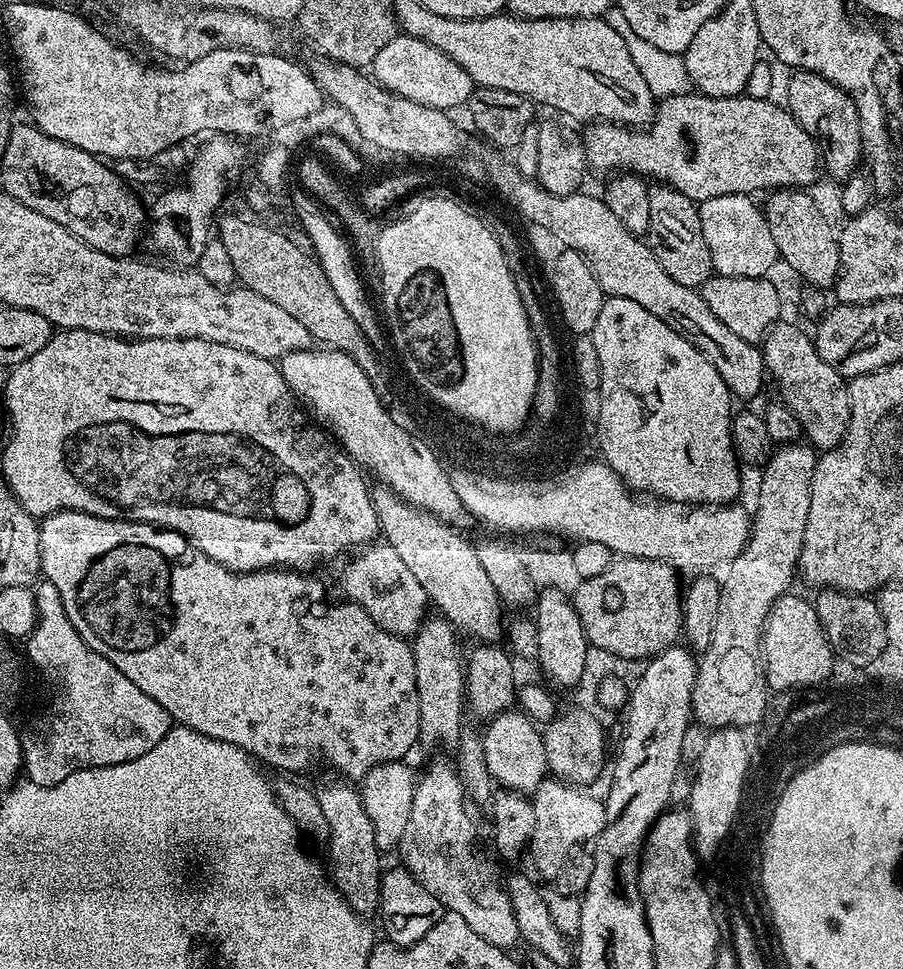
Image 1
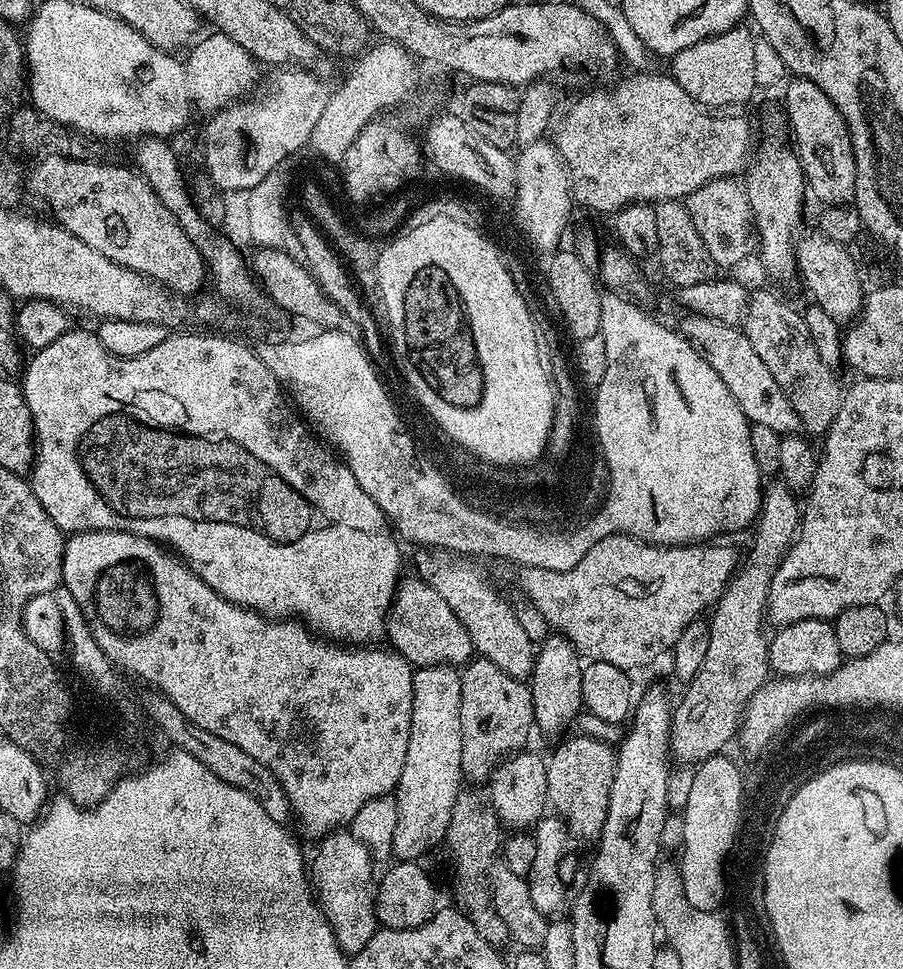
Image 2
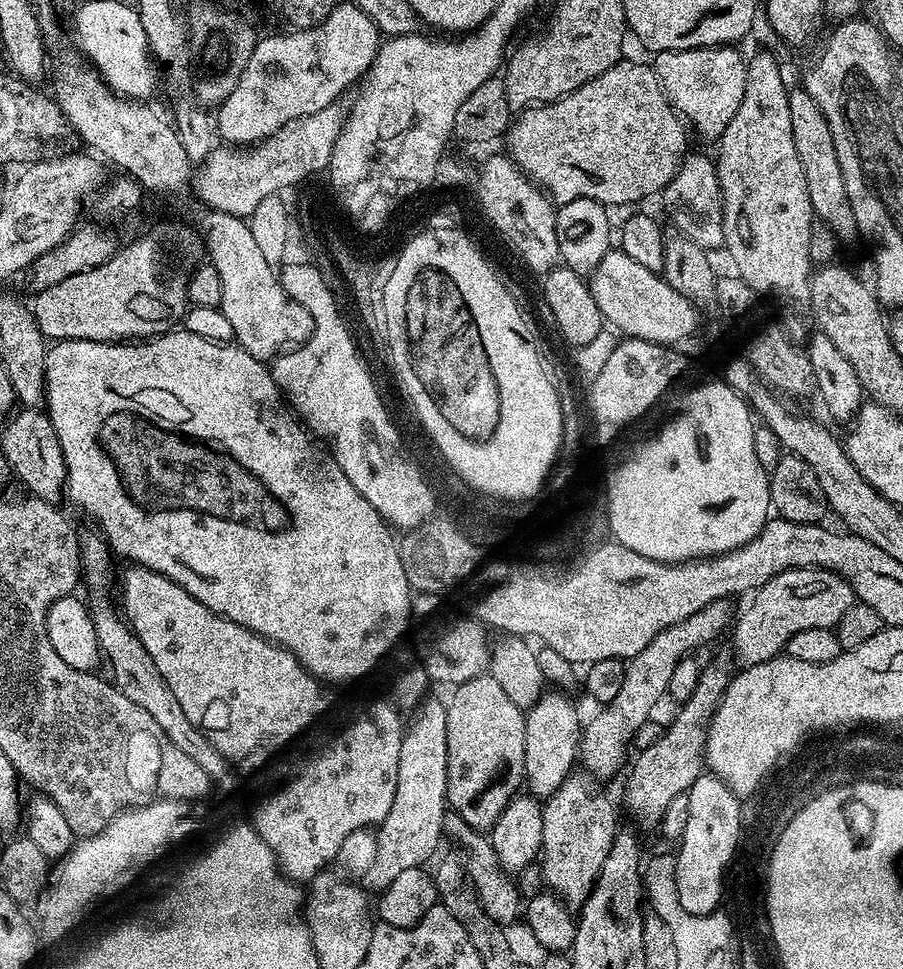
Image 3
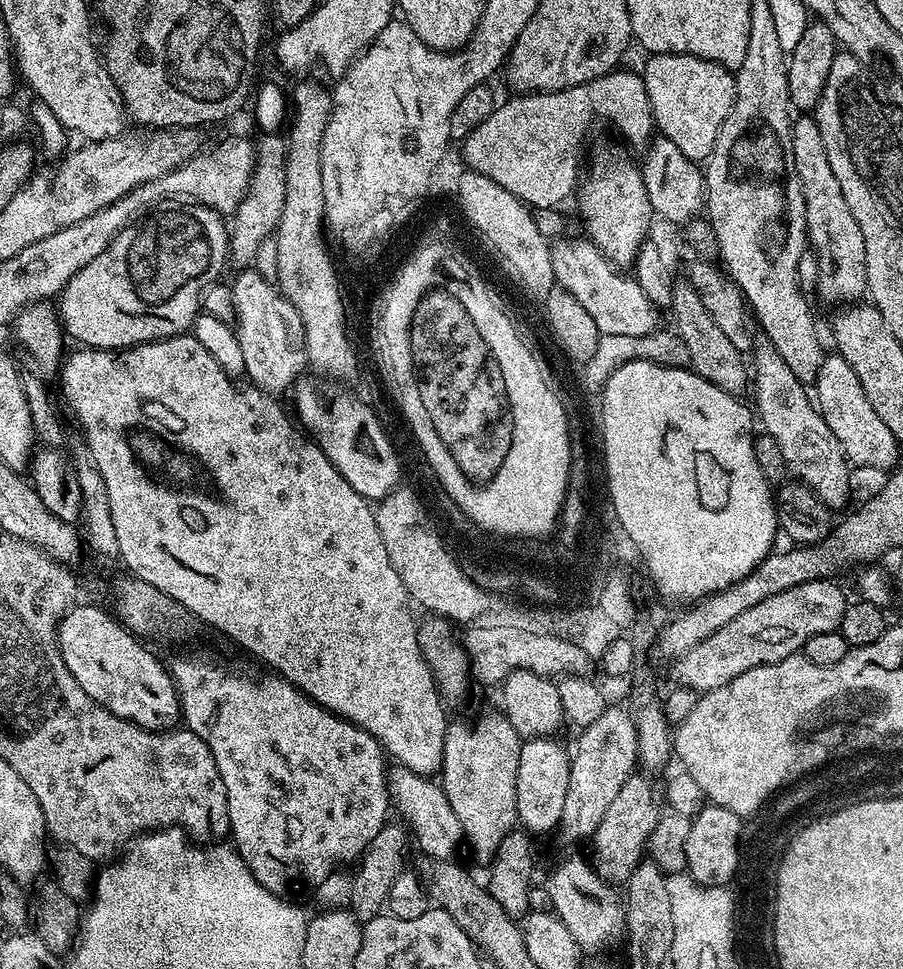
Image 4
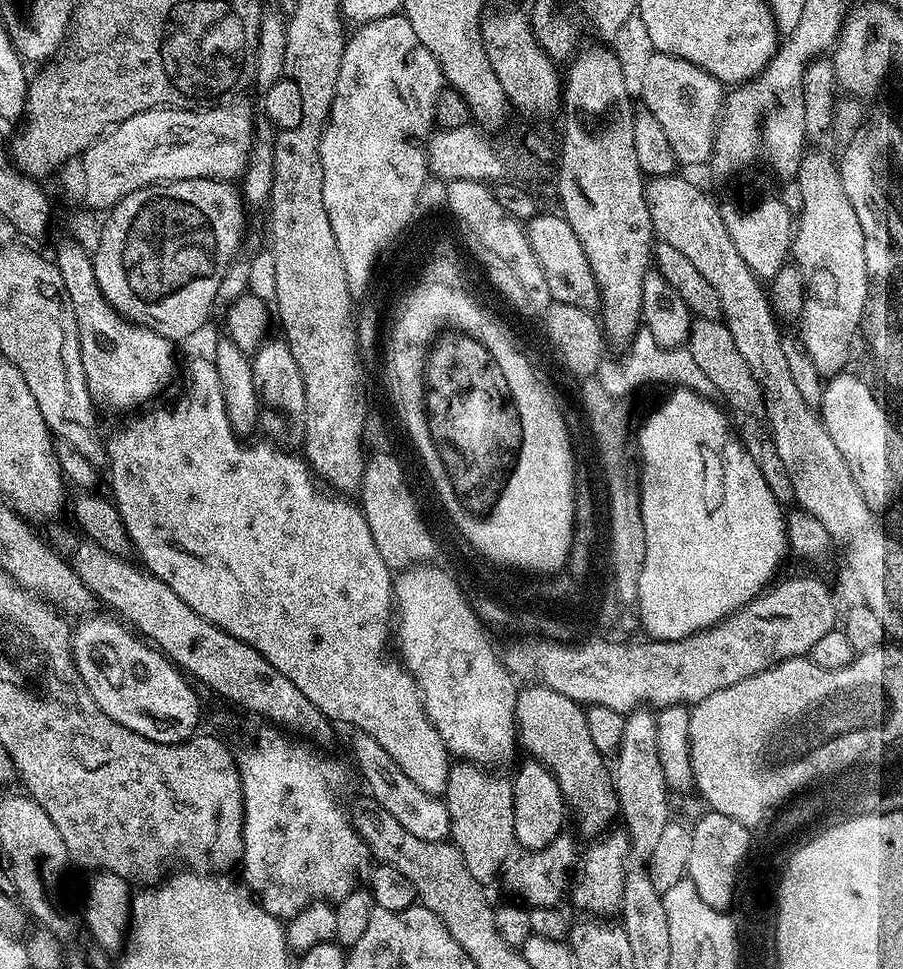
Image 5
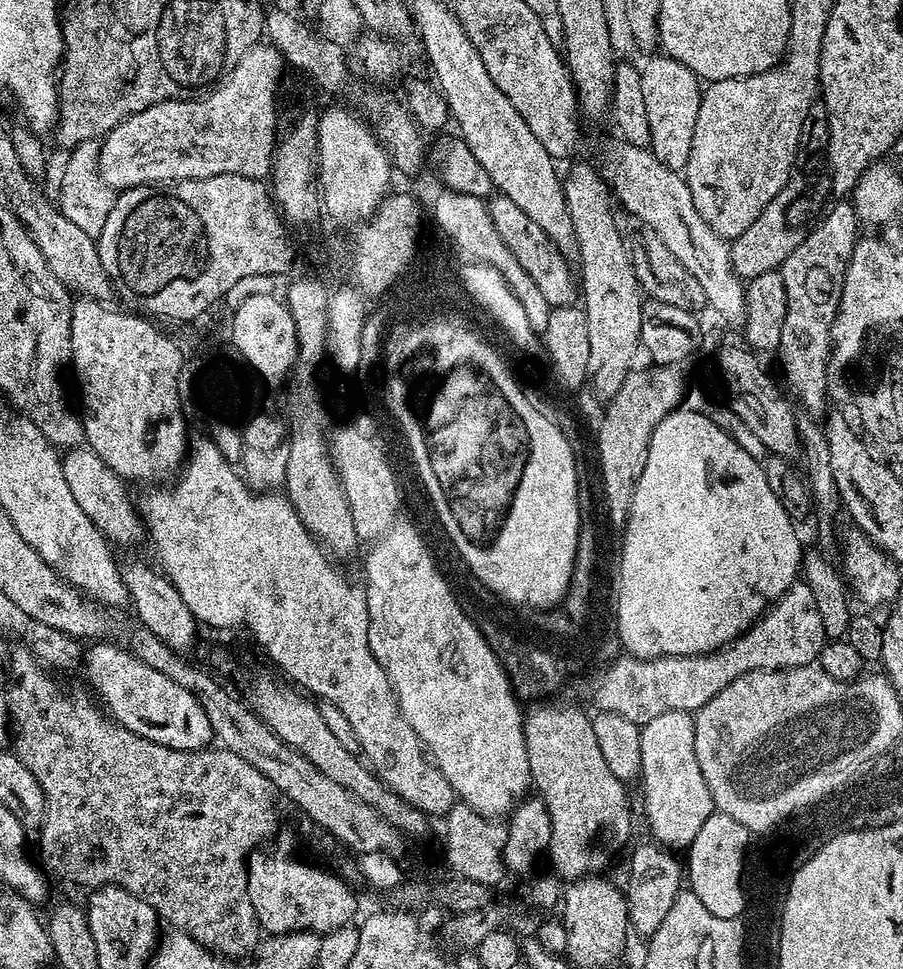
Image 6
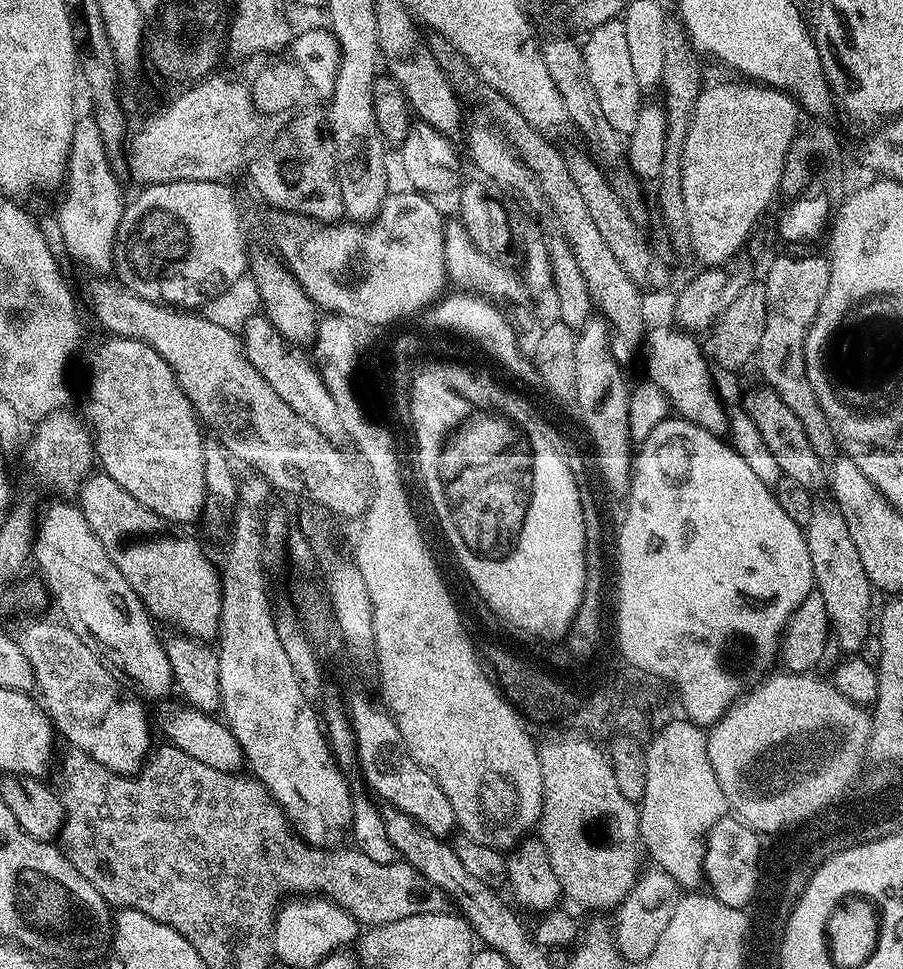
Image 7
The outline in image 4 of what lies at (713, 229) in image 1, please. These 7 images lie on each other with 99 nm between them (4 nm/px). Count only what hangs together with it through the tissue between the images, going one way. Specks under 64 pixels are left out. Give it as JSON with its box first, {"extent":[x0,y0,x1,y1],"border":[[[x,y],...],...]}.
{"extent":[642,135,706,225],"border":[[[657,135],[647,145],[643,153],[642,171],[646,182],[646,194],[650,194],[650,206],[657,217],[669,220],[672,224],[687,225],[705,211],[706,193],[704,174],[701,165],[695,160],[686,158],[670,138]]]}

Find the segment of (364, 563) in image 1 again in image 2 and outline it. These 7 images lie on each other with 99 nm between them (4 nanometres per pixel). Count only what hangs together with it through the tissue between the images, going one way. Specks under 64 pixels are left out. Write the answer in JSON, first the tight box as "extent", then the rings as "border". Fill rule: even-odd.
{"extent":[386,575,473,666],"border":[[[405,575],[396,585],[396,597],[386,613],[386,640],[413,666],[425,664],[451,664],[463,666],[473,659],[472,639],[450,606],[419,575]],[[389,640],[389,641],[388,641]]]}

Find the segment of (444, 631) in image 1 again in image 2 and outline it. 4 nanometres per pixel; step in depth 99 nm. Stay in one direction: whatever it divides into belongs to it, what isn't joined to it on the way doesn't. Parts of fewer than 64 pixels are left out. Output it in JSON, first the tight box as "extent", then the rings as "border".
{"extent":[391,664,462,862],"border":[[[425,664],[412,674],[412,713],[410,714],[410,742],[406,742],[406,766],[398,778],[394,799],[396,825],[391,855],[400,862],[416,862],[432,843],[443,841],[450,822],[451,808],[462,791],[462,686],[460,672],[451,664]]]}

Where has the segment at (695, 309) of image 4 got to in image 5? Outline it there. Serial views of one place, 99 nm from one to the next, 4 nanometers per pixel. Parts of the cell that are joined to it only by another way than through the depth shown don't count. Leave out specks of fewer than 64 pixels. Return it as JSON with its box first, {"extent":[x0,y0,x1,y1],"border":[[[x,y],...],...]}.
{"extent":[686,319,764,418],"border":[[[693,319],[686,347],[690,350],[690,354],[694,354],[694,362],[698,362],[698,366],[706,373],[706,378],[710,378],[713,393],[717,397],[720,395],[719,399],[733,413],[741,412],[739,415],[744,418],[764,416],[762,390],[758,382],[754,382],[754,374],[750,374],[750,366],[746,366],[738,346],[734,346],[734,338],[727,326],[720,320]]]}

